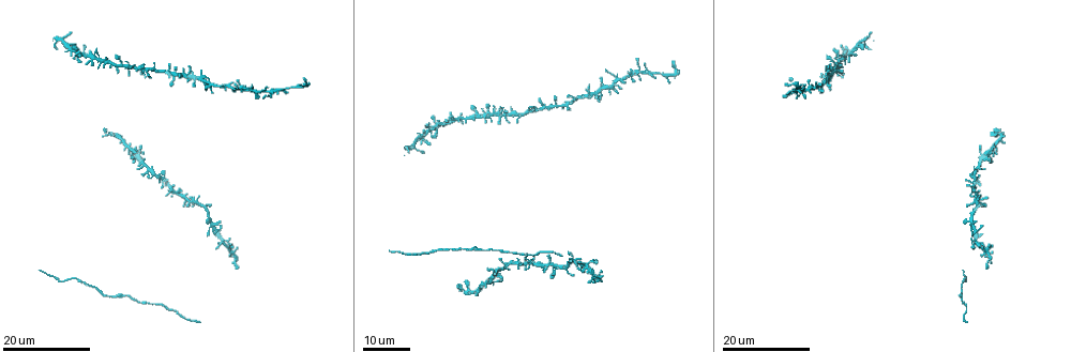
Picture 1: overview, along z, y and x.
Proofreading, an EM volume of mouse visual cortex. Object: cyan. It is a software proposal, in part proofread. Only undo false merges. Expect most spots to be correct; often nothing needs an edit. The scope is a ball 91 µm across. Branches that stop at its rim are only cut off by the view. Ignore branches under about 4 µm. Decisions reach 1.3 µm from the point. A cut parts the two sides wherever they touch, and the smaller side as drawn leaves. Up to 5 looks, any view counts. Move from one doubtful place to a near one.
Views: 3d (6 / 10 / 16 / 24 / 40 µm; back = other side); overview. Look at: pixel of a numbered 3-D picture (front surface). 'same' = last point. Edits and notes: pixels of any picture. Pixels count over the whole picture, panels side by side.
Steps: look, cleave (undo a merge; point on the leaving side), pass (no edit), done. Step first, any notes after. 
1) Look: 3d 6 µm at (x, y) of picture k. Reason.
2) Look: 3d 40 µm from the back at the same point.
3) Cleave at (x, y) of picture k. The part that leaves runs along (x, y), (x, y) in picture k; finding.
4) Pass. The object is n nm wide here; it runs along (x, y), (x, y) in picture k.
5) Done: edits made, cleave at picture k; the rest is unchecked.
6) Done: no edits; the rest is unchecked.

Look: 3d 24 µm at (981, 152) of picture 1.

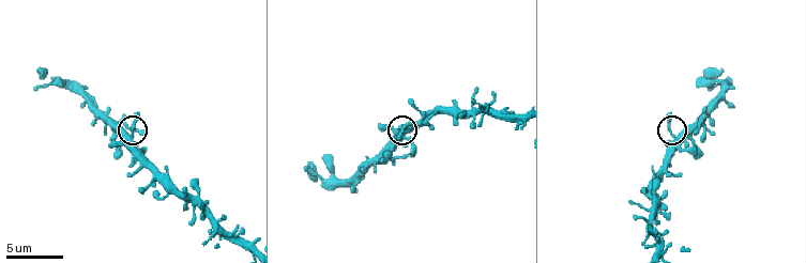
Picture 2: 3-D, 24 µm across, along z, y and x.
Look: 3d 10 µm at (674, 137) of picture 2. Closer look.

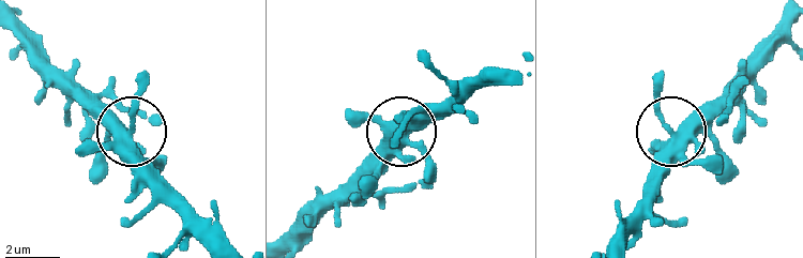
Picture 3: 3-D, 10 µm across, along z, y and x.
Pass. It runs along (235, 248), (80, 88) in picture 3; continuous, no second neuron.

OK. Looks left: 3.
Look: 3d 24 µm at (976, 240) of picture 1. Thin arm on a thick one.

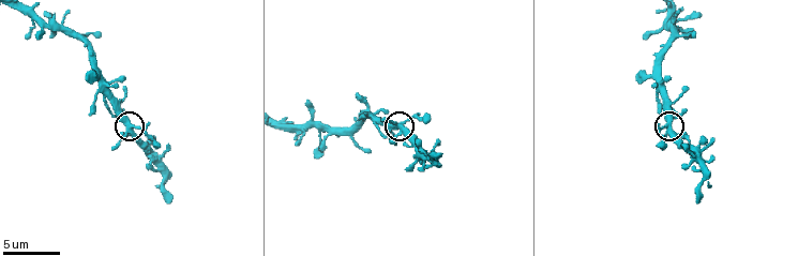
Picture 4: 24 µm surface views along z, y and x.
Look: 3d 6 µm at (136, 126) of picture 4. Zoom in.

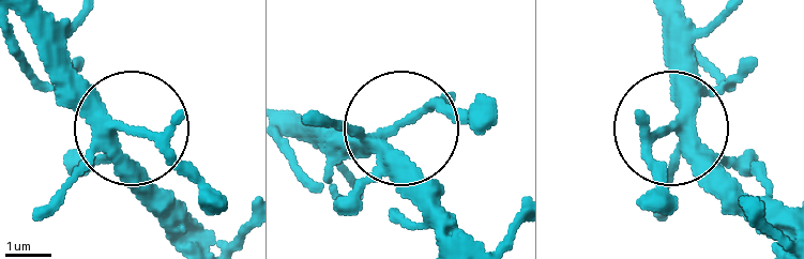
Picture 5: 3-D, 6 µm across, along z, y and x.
Pass. It runs along (14, 15), (206, 196) in picture 5; continuous, no second neuron.

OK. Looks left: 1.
Done: no edits; the rest is unchecked.

